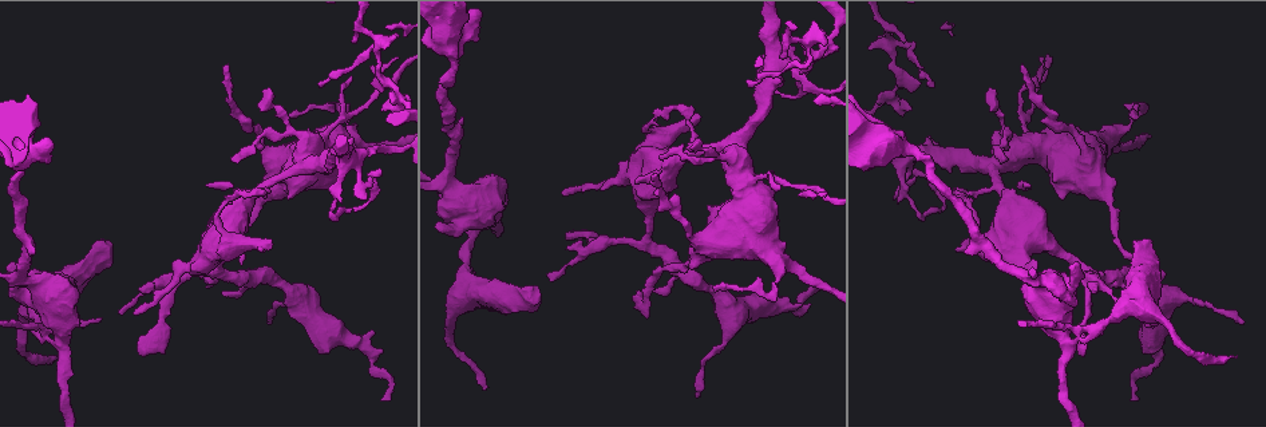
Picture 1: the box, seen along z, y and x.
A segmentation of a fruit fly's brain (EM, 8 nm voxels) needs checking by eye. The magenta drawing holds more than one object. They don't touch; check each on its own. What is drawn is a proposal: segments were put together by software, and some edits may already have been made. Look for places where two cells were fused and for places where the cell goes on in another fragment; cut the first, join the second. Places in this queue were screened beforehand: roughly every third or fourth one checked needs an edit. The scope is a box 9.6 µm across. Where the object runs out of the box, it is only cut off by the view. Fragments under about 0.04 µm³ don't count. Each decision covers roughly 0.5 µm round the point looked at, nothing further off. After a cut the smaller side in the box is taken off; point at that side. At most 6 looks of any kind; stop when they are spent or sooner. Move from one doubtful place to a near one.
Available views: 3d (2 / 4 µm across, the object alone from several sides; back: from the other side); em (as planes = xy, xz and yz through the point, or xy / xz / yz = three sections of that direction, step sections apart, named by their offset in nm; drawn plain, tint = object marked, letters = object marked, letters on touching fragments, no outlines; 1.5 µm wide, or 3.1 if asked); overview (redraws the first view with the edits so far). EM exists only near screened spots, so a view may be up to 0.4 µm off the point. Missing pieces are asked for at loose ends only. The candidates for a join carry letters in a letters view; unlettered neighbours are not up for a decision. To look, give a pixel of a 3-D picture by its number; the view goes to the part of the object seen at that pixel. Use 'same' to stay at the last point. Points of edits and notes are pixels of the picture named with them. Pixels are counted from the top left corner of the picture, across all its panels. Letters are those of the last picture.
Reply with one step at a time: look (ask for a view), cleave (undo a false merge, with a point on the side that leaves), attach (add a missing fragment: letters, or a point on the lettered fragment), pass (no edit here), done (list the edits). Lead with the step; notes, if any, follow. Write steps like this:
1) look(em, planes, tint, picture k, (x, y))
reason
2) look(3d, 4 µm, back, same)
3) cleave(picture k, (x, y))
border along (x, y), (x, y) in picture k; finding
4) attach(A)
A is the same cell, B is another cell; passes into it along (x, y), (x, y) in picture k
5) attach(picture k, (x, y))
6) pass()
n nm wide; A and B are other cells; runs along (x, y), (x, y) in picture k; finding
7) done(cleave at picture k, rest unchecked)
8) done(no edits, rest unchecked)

look(3d, 4 µm, picture 1, (959, 251))
free end

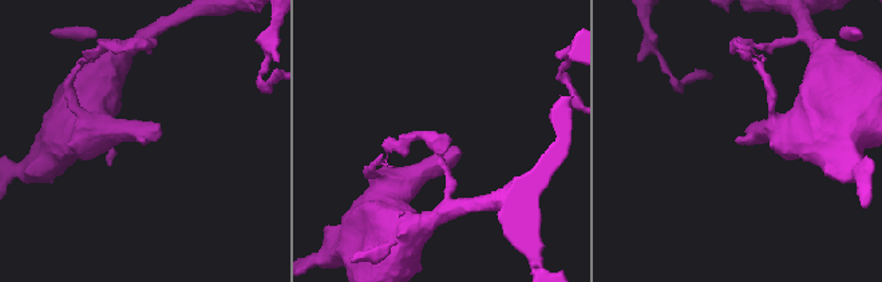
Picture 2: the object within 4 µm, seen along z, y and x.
look(em, planes, letters, picture 2, (737, 142))

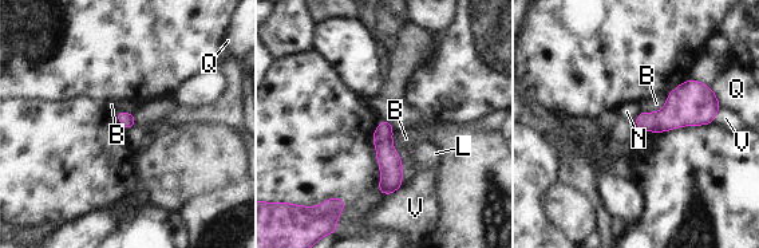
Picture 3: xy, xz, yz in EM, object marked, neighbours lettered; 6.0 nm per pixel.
pass()
B, L, N, Q and V are other cells; runs along (384, 124), (386, 191) in picture 3; none of them fits

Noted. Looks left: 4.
look(3d, 4 µm, picture 1, (1006, 160))
tapers out

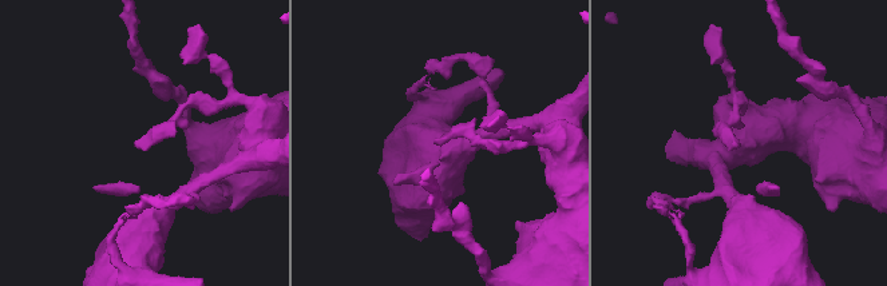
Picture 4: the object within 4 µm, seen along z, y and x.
look(em, xy, step 4, plain, picture 4, (739, 147))
need the tissue

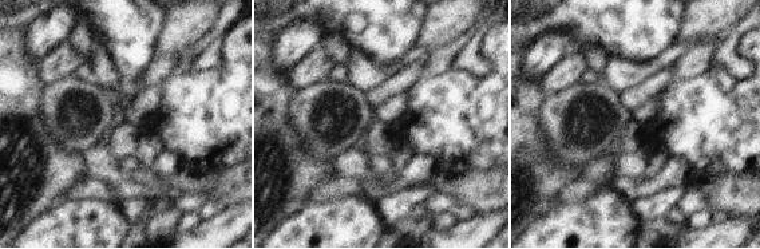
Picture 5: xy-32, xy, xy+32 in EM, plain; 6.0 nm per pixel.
look(em, xy, step 4, letters, same)

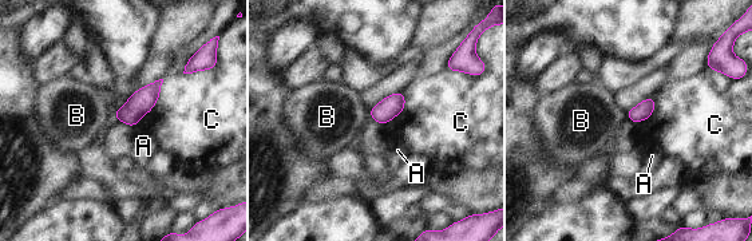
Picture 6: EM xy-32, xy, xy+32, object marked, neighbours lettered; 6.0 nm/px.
pass()
C touches over 200 nm; A, B and C are other cells; border along (369, 107), (369, 117), (372, 119) in picture 6; no lettered fragment goes on from it

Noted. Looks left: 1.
done(no edits, rest unchecked)

